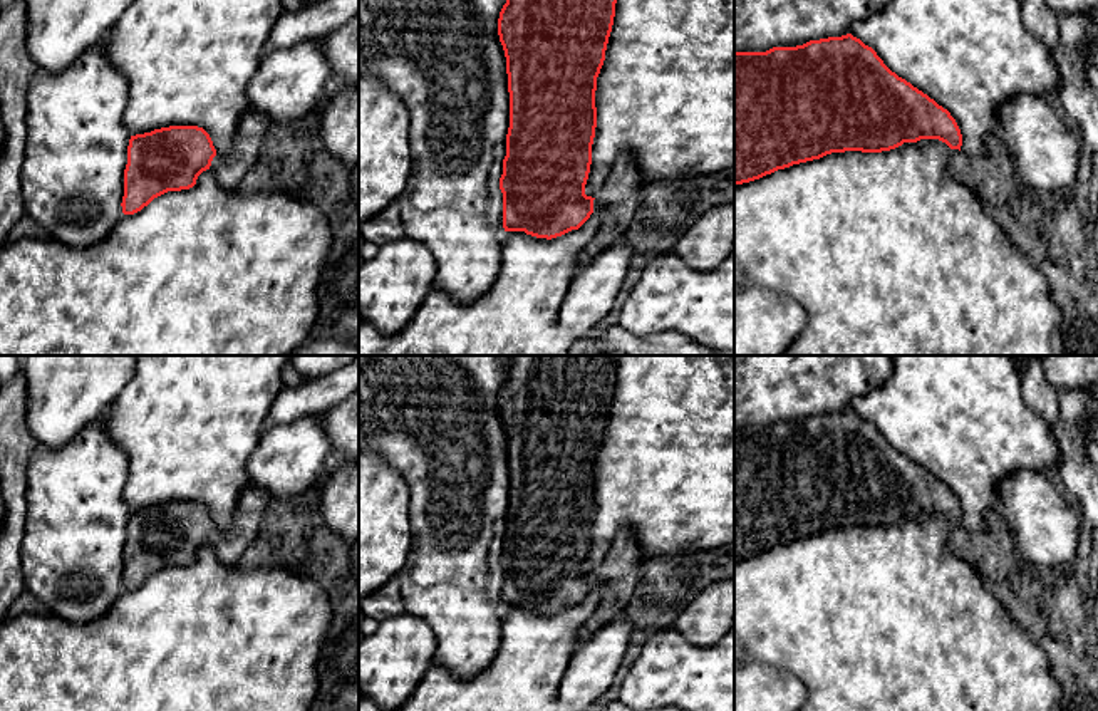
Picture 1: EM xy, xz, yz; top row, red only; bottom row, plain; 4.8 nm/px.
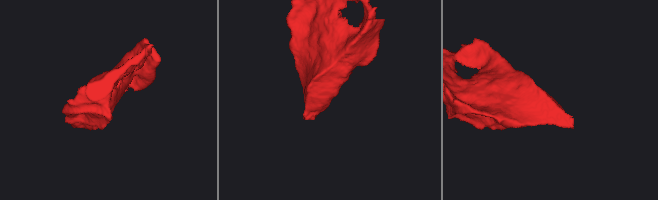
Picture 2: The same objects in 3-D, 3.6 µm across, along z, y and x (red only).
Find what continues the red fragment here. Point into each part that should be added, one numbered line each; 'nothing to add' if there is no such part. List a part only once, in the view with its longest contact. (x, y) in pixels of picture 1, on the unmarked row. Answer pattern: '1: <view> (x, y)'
1: xy (230, 542)

